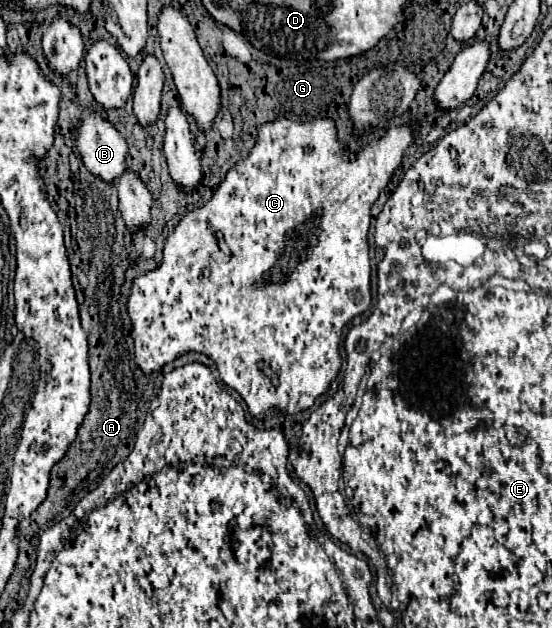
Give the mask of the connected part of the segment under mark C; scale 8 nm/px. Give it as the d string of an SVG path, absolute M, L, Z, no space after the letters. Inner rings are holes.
M278 118L270 124L260 126L260 140L252 148L250 156L242 162L238 162L232 170L228 170L226 178L214 192L214 196L196 212L184 216L180 224L170 234L162 264L144 274L138 276L132 284L132 292L128 298L128 314L132 318L132 338L136 346L136 362L144 372L160 370L164 364L172 362L176 356L196 350L206 356L210 356L220 372L220 378L226 386L234 388L244 402L248 404L248 410L256 418L264 418L270 408L278 408L284 414L298 414L314 404L314 400L328 392L330 382L336 378L340 370L340 354L338 354L338 342L342 338L342 328L358 314L368 310L370 306L370 256L368 256L368 228L370 228L370 206L376 202L380 190L390 182L392 172L402 162L402 152L414 142L414 134L410 126L394 126L382 136L380 140L368 144L360 154L344 152L340 142L336 140L336 126L330 118L320 118L314 122L298 124L286 118ZM212 230L218 230L222 238L226 238L226 248L230 254L224 254L218 246L218 238Z

